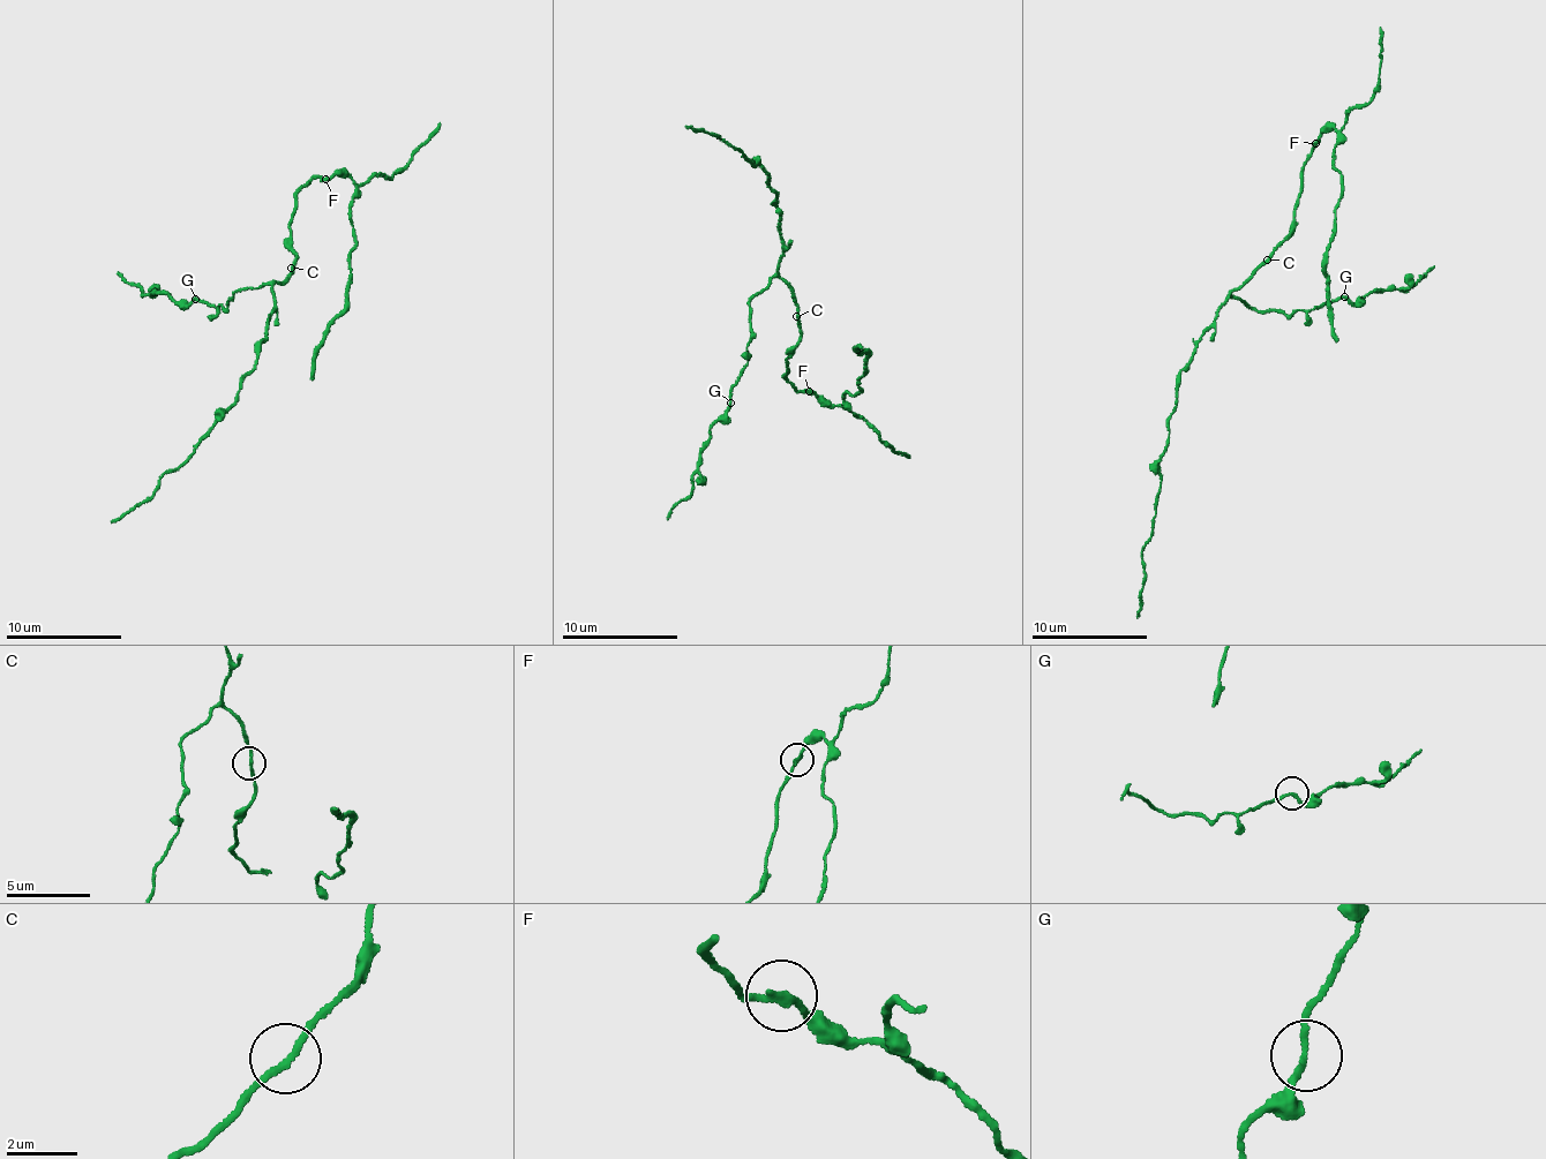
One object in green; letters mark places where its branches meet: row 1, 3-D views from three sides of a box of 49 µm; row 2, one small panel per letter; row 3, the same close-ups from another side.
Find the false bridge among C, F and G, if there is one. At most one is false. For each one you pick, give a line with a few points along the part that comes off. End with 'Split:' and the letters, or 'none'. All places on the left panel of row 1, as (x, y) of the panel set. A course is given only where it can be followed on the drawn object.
F: course (324, 180), (337, 175), (353, 180), (350, 218), (357, 248), (349, 260), (346, 309), (328, 328), (313, 381)
Split: F

